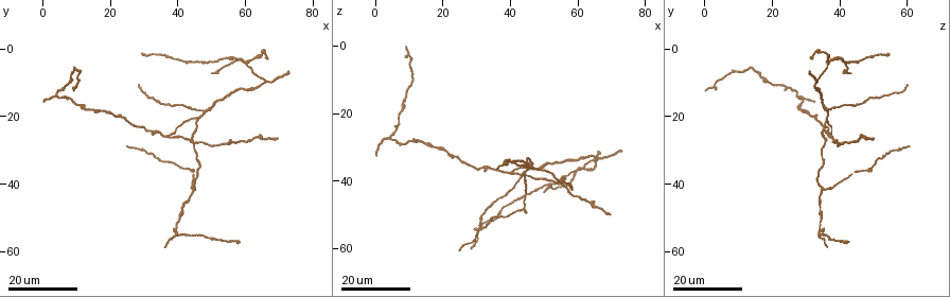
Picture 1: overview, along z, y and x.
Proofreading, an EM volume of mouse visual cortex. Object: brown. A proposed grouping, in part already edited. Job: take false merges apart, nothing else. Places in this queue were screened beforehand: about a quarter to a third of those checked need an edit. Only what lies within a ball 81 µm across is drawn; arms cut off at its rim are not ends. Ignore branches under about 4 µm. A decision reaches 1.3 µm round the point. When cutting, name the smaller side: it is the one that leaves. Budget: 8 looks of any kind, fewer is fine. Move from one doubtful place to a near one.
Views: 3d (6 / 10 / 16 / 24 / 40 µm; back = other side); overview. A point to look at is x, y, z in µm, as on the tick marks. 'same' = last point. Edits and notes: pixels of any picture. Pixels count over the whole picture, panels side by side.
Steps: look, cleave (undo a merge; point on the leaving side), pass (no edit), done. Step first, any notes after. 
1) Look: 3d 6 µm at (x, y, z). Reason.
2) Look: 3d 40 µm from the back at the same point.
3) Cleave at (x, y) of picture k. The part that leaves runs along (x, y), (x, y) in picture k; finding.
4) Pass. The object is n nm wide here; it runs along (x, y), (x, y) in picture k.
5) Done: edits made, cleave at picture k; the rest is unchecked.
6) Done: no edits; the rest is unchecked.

Look: 3d 24 µm at (37.5, 26.5, 37.5). Three arms meet.

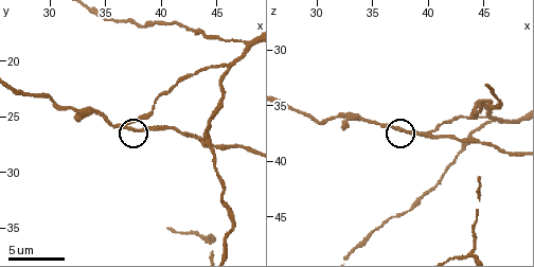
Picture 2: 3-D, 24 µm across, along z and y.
Look: 3d 10 µm at (37.0, 25.8, 36.8).

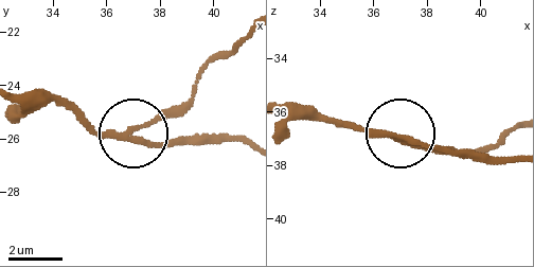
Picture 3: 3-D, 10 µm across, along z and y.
Look: 3d 6 µm at (36.9, 25.9, 36.9).

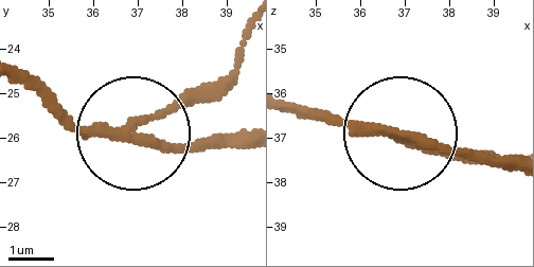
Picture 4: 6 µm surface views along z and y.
Cleave at (60, 117) of picture 4. The object is 190 nm wide here; two cells meet here.

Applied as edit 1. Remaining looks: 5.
Look: overview.

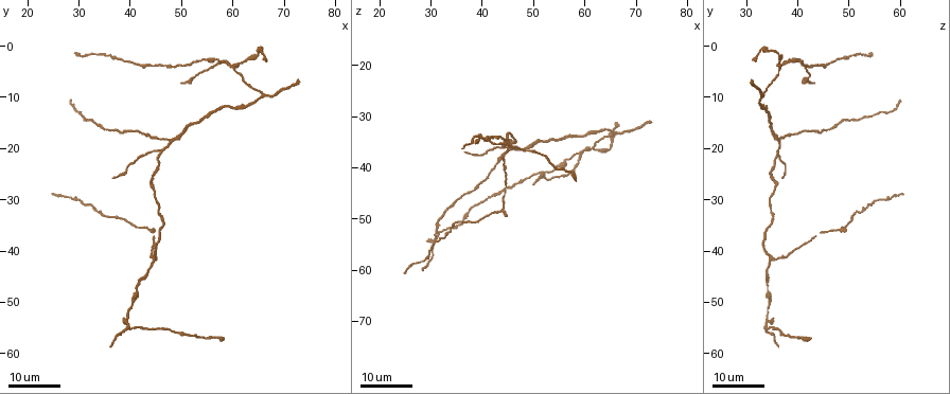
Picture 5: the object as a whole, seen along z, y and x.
Look: 3d 16 µm at (45.0, 42.0, 35.0). Arms part here.

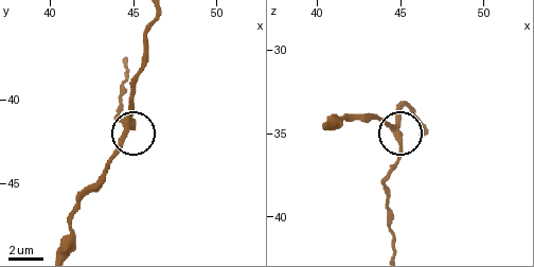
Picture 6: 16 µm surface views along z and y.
Look: 3d 6 µm at (44.7, 41.7, 35.0).

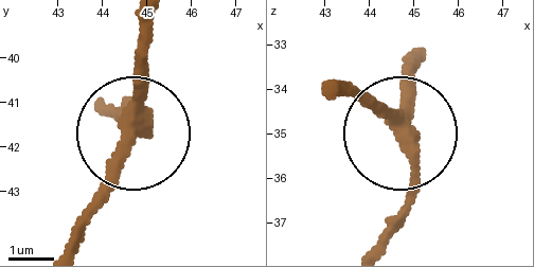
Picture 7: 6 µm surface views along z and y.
Pass. 3 arms meet here; continuous, no second cell.

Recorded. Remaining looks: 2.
Look: 3d 10 µm at (46.2, 20.8, 36.0). Three-way junction.

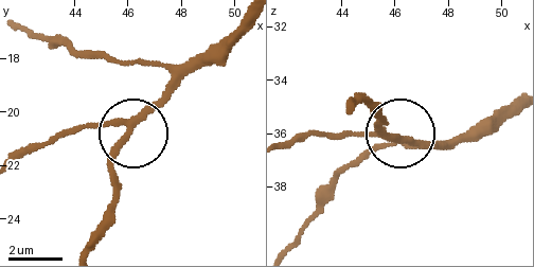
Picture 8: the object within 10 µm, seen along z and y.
Look: 3d 10 µm from the back at (45.9, 20.8, 36.1). From behind.

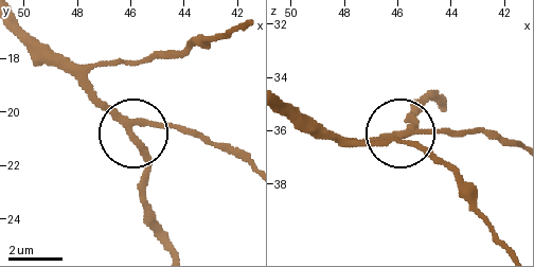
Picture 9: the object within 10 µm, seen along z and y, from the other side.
Pass. The side arm is 69 µm long; continuous, no second cell.

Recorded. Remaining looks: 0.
Done: edits made, cleave at picture 4; the rest is unchecked.

